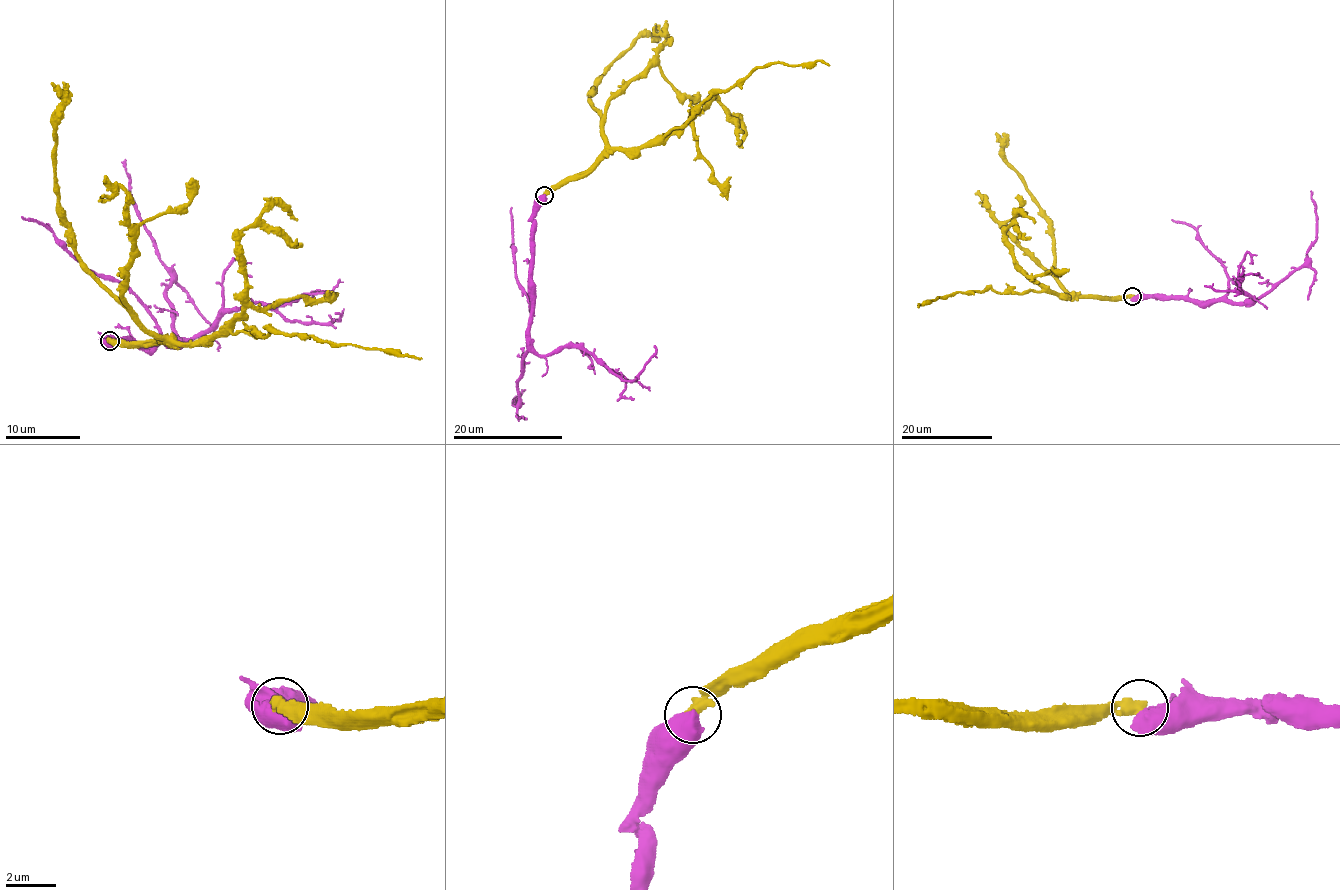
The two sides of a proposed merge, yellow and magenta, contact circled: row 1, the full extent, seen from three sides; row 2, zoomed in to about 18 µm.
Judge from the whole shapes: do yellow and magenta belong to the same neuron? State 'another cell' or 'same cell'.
another cell

